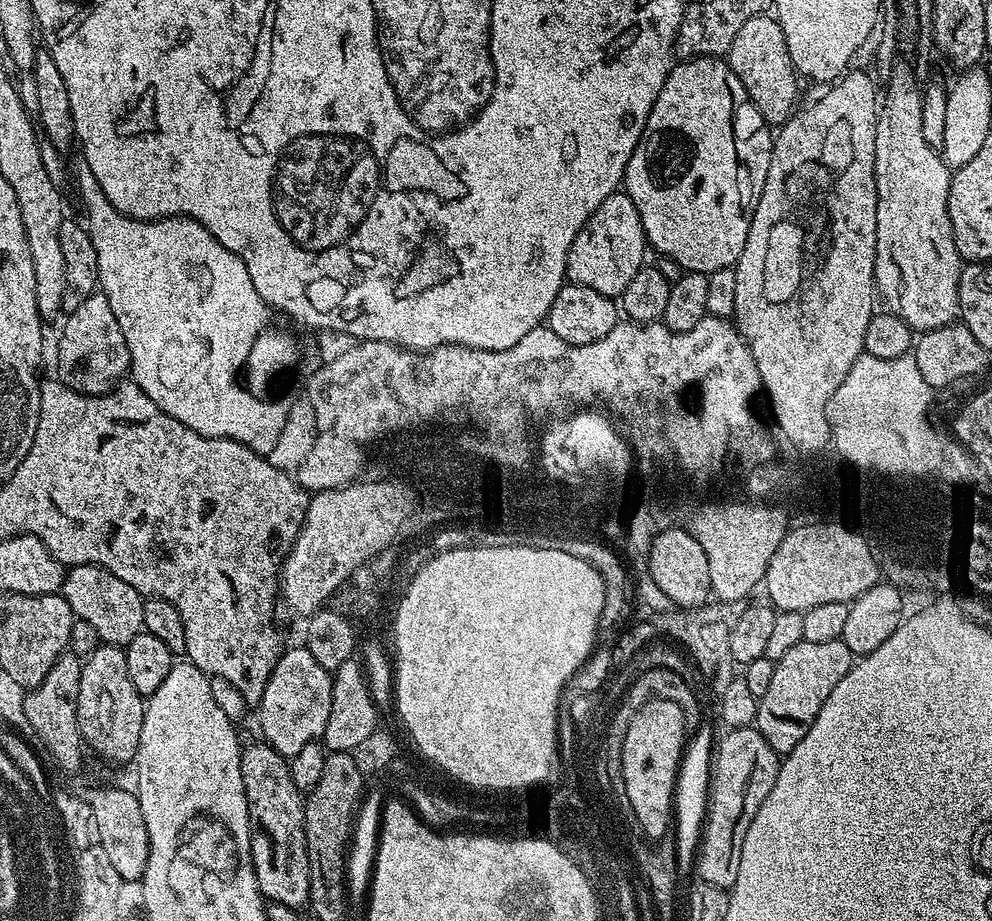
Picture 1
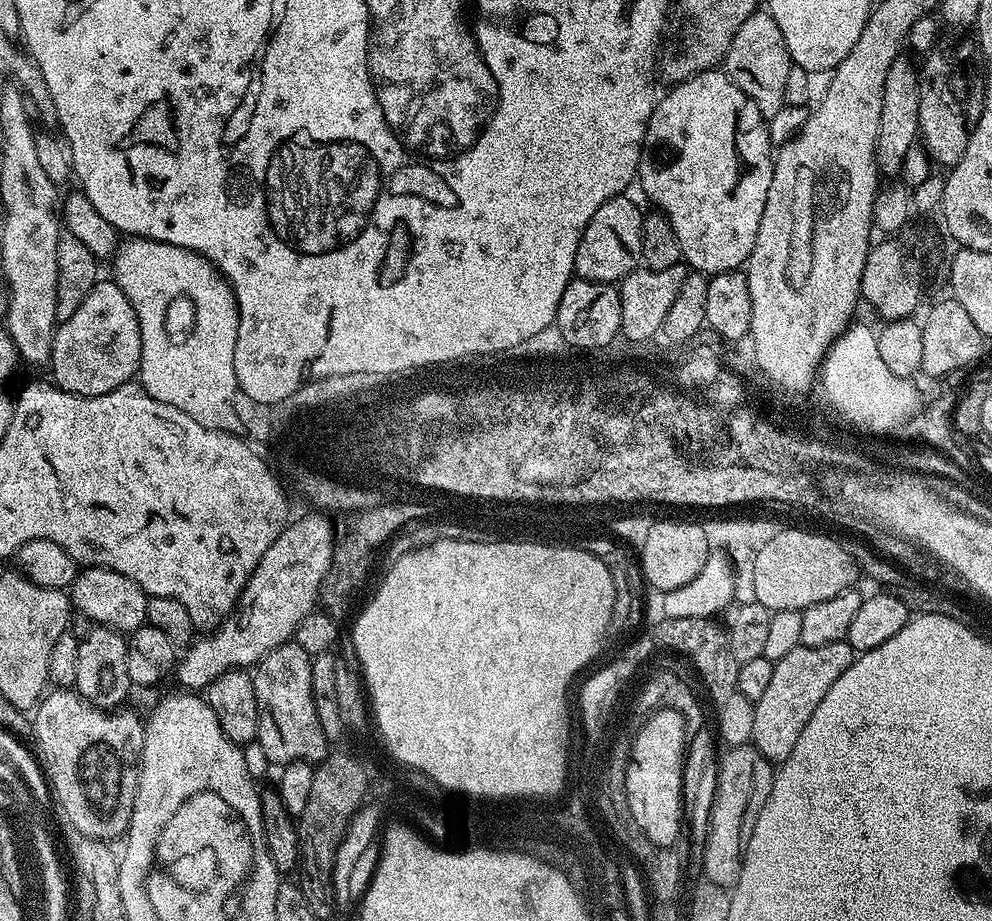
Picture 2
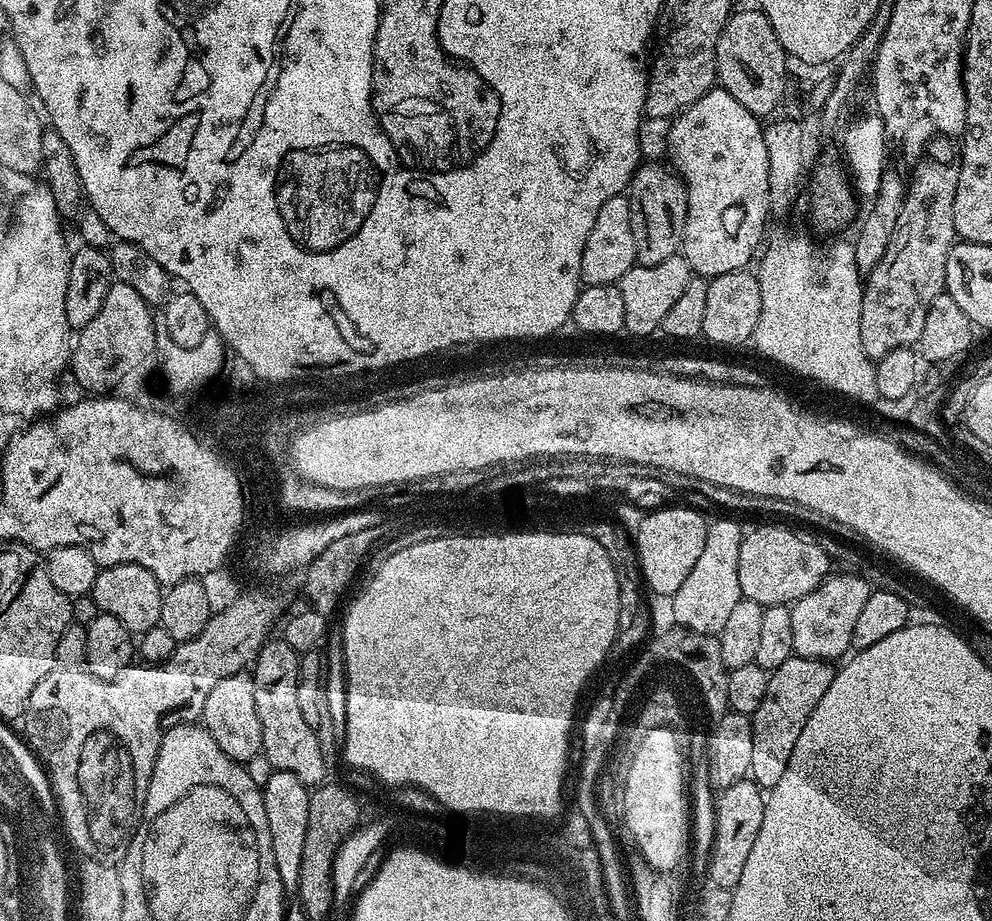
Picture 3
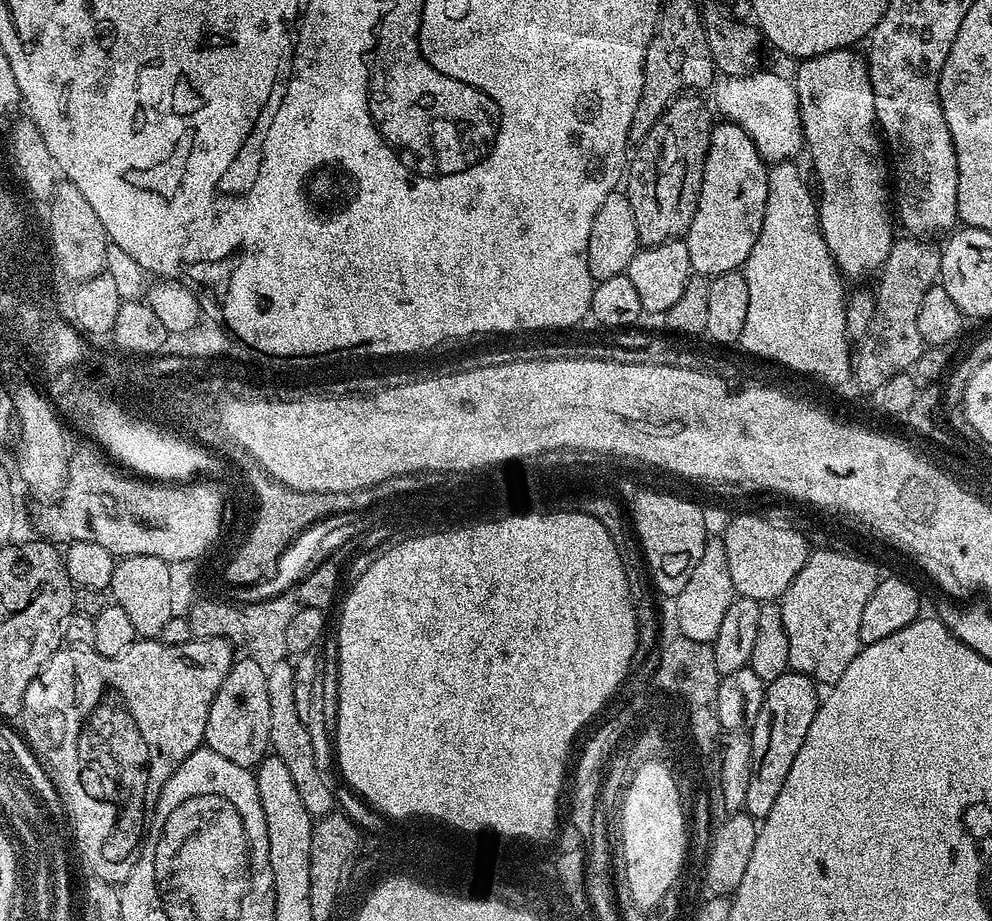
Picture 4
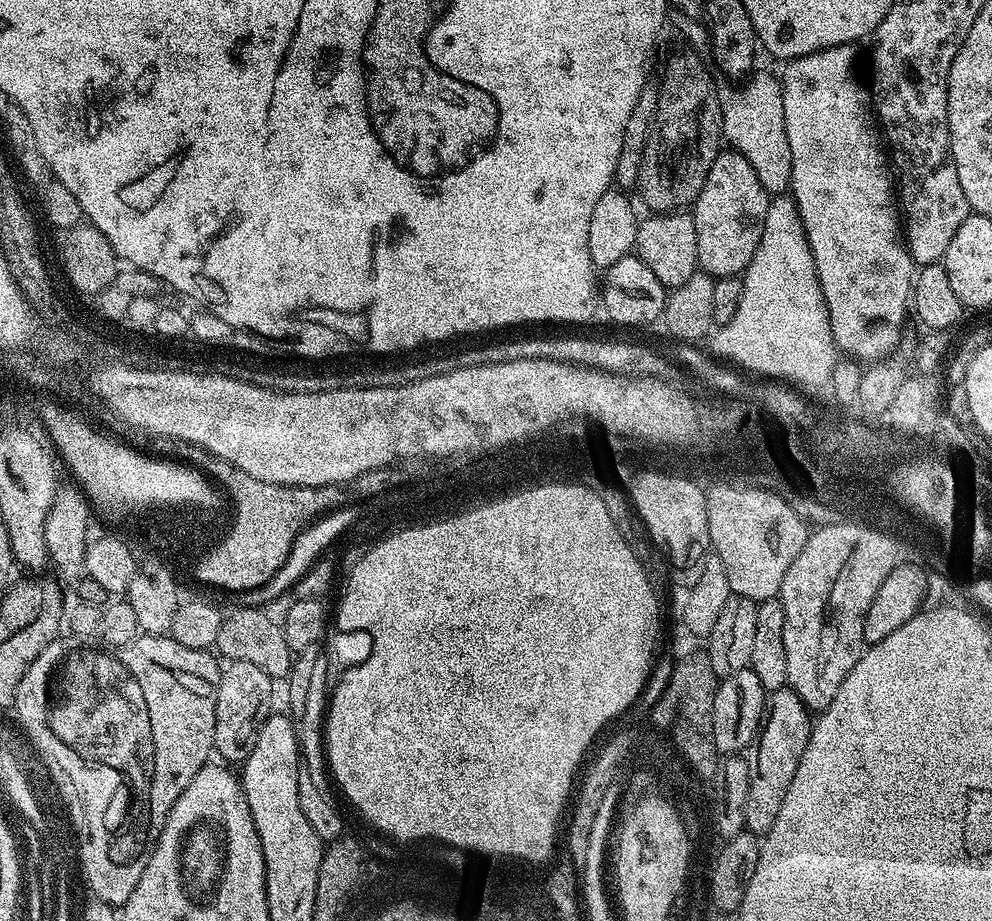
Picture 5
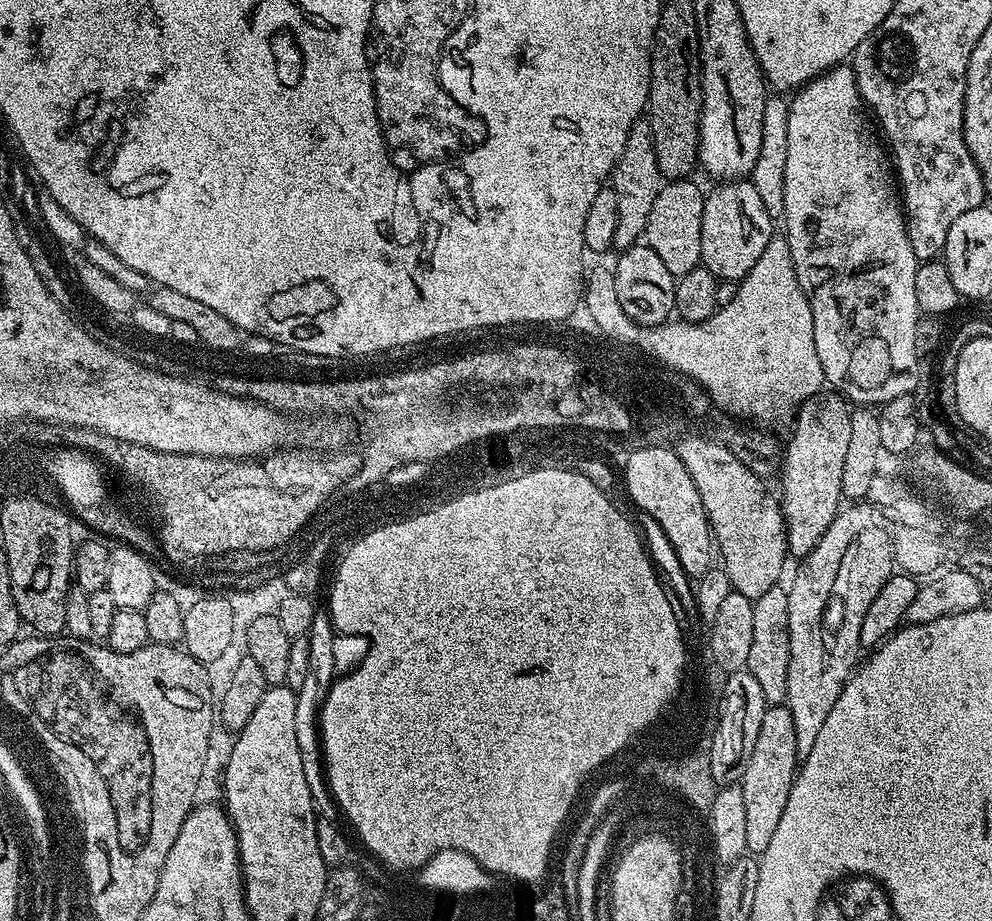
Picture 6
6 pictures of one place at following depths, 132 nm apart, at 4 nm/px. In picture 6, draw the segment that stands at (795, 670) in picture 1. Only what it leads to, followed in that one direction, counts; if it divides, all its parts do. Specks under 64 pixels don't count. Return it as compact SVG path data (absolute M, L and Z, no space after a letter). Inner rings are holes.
M773 704L765 707L762 714L762 726L758 726L758 738L754 742L754 750L750 750L748 761L744 764L744 776L740 779L742 802L746 805L746 846L752 854L762 854L778 827L782 814L786 814L786 798L790 798L792 784L798 771L798 738L794 738L794 718L784 704Z

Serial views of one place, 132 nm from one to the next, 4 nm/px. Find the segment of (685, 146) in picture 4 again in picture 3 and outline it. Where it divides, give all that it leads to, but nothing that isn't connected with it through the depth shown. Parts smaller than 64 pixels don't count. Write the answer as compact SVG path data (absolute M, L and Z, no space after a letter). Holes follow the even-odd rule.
M641 163L626 189L636 263L642 266L658 266L677 255L683 247L688 191L683 176L665 164Z

